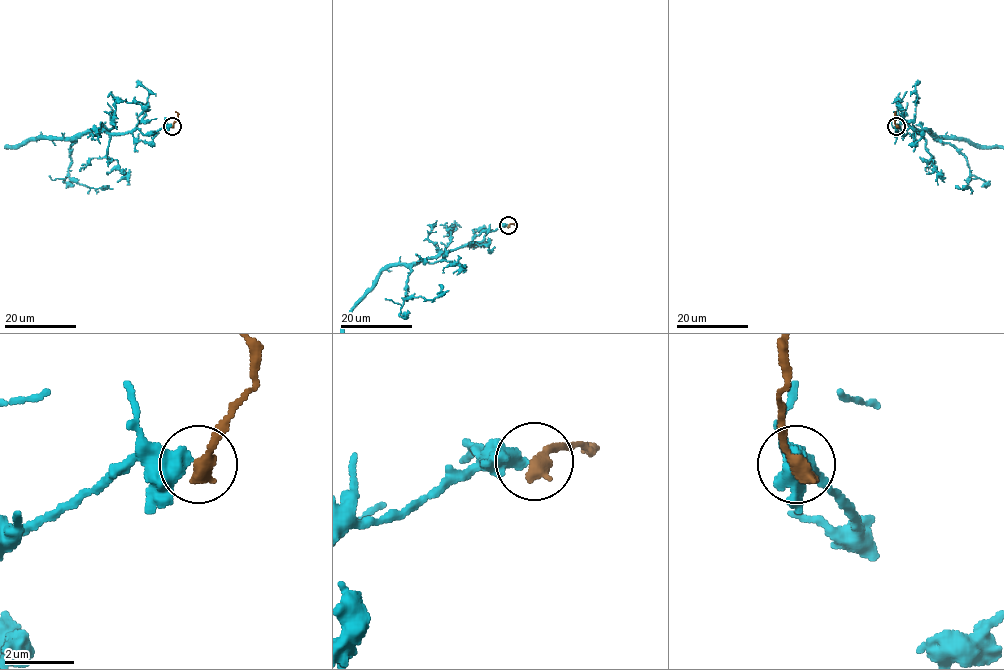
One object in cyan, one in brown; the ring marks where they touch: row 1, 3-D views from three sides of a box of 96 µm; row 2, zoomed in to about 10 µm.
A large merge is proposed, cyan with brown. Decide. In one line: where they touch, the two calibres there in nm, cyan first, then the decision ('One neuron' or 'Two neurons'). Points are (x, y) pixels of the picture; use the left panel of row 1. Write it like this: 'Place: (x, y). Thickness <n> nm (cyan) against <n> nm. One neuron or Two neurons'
Place: (172, 126). Thickness 500 nm (cyan) against 440 nm. Two neurons

